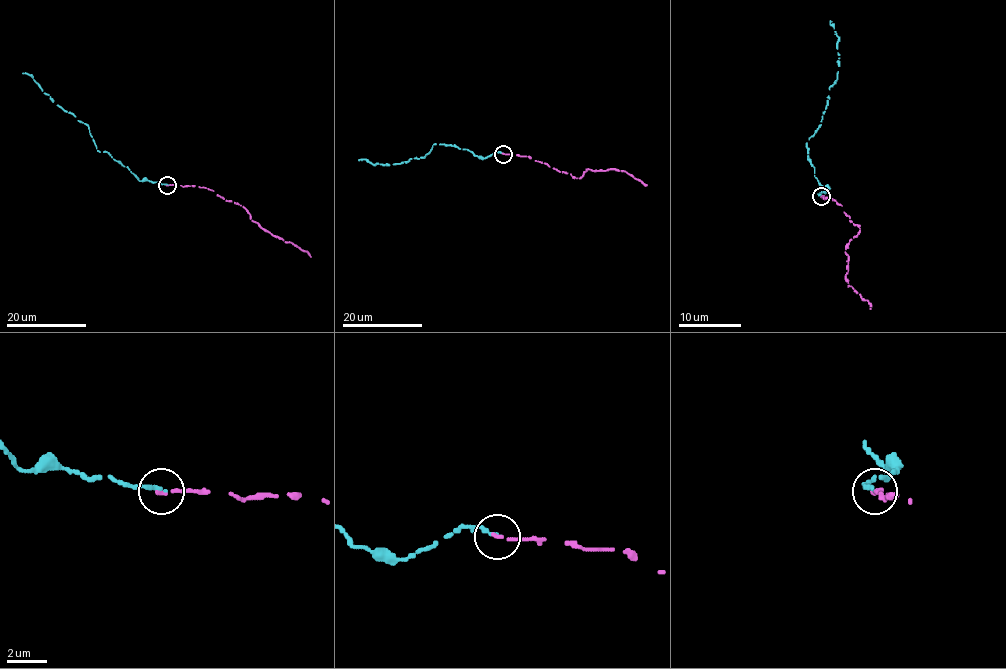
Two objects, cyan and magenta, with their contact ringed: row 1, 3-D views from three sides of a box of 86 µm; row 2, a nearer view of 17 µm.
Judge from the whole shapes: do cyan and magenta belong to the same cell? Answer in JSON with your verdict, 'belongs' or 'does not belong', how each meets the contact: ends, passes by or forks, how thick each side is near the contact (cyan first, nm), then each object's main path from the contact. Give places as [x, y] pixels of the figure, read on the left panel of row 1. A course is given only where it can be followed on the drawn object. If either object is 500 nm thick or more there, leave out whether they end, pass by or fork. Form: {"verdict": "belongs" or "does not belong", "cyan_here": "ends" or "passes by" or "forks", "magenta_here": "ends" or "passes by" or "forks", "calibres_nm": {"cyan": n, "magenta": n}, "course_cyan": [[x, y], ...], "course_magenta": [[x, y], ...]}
{"verdict": "belongs", "cyan_here": "ends", "magenta_here": "ends", "calibres_nm": {"cyan": 200, "magenta": 180}, "course_cyan": [[167, 185], [140, 181], [106, 152], [98, 151], [89, 127], [44, 93], [31, 75], [23, 73]], "course_magenta": [[167, 185], [199, 186], [213, 191], [227, 201], [241, 205], [250, 219], [311, 257]]}

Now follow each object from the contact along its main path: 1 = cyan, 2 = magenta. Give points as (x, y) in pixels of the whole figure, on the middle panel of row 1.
1: (503, 154), (495, 152), (484, 158), (466, 149), (434, 144), (425, 157), (400, 164), (374, 165), (359, 160)
2: (503, 154), (528, 156), (577, 178), (586, 169), (617, 169), (647, 185)

